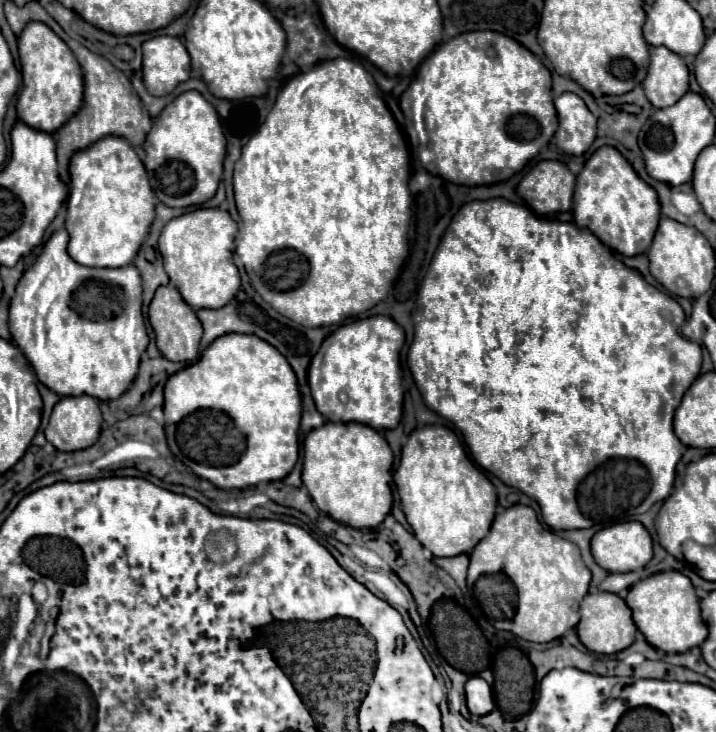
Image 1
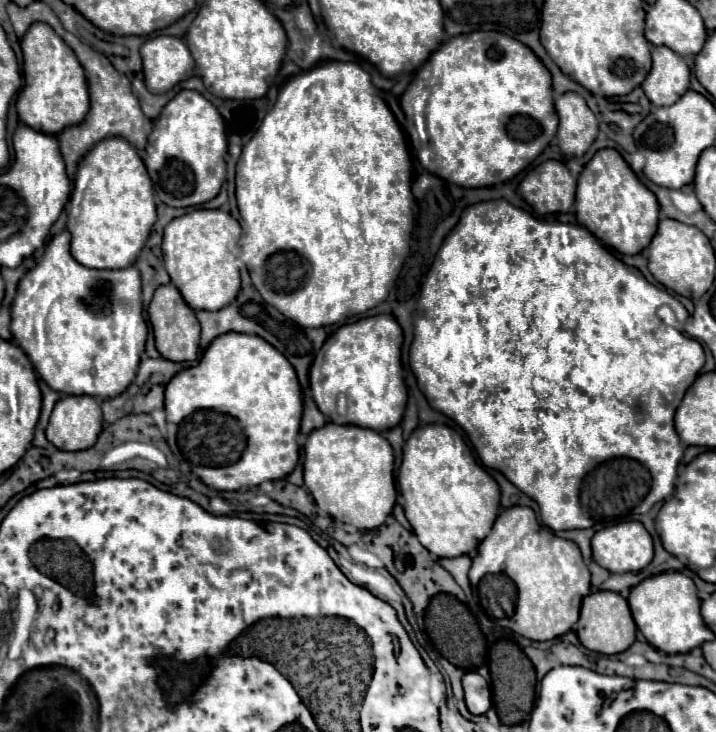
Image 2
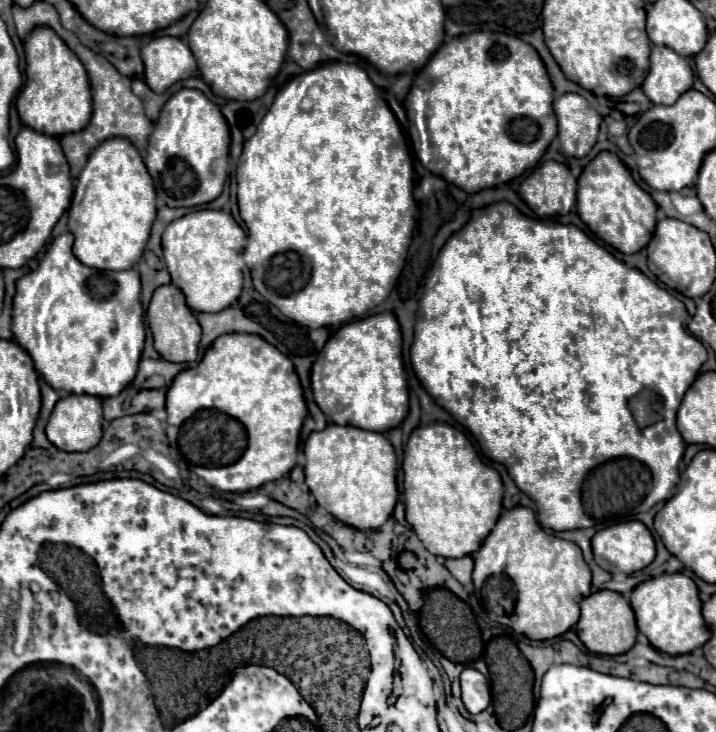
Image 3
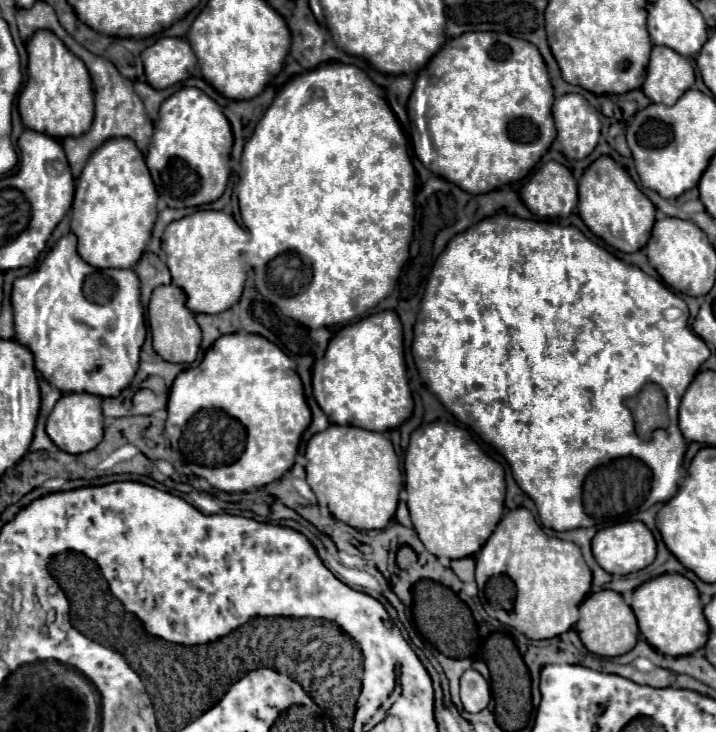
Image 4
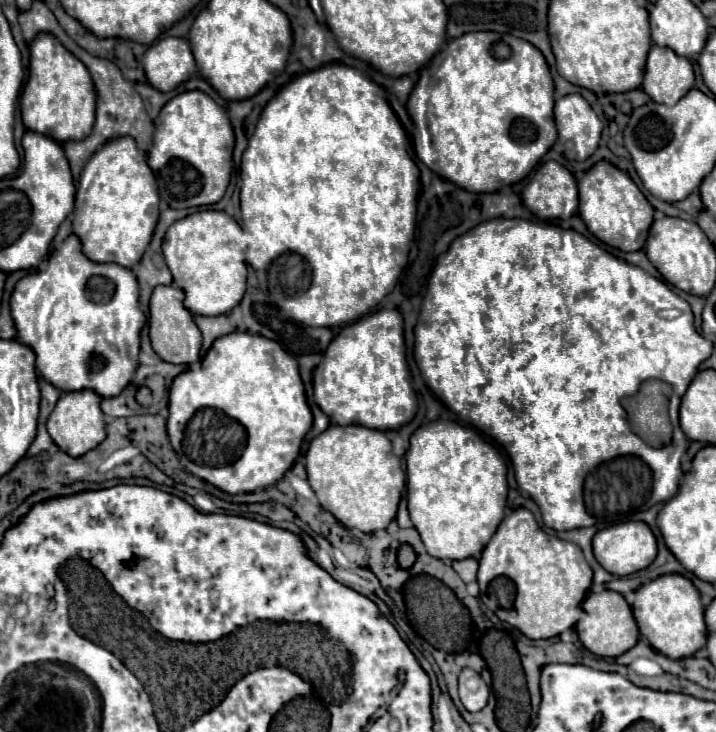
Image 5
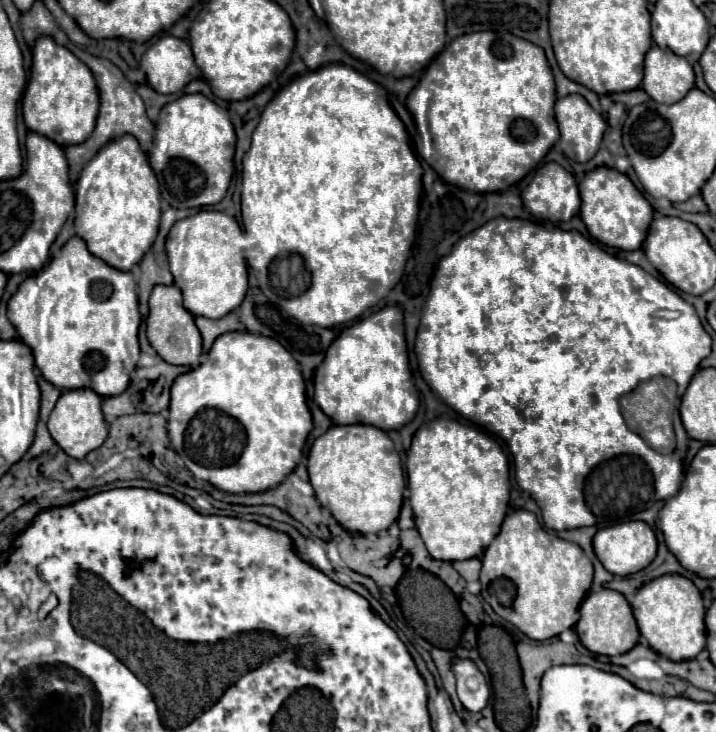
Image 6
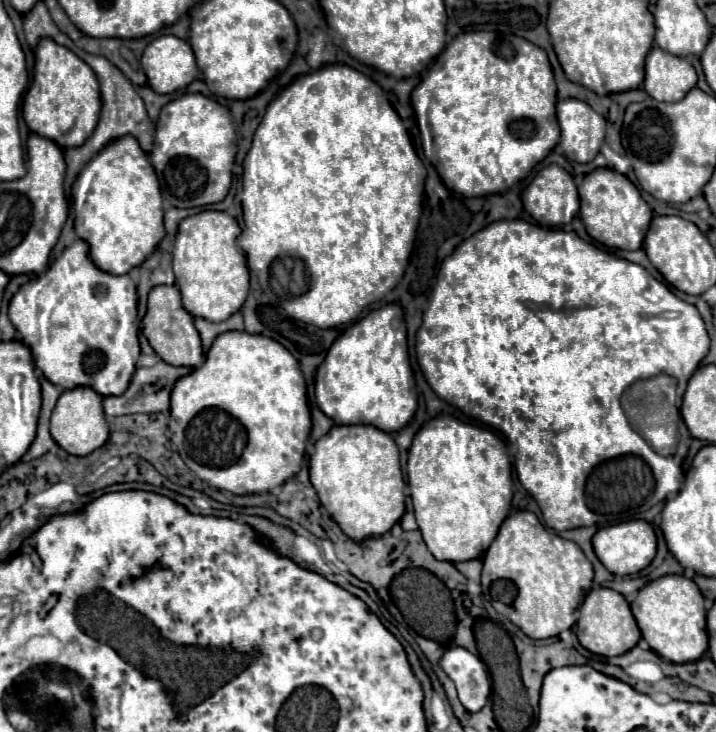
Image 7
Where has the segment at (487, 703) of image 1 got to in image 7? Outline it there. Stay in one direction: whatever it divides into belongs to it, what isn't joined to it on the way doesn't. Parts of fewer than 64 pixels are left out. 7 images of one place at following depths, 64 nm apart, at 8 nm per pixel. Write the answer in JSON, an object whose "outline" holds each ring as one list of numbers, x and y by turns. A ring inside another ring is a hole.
{"outline":[[462,646,444,648,440,666,456,684,458,698,468,712,478,712,490,696,490,678,482,660]]}

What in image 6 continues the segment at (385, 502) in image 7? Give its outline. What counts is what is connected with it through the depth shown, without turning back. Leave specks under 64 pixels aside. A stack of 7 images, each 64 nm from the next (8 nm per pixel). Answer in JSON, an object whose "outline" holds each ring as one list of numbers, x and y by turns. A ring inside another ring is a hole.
{"outline":[[332,426,316,438,308,454,308,474,316,498,350,534,388,530,402,508,404,472,390,436,374,426]]}

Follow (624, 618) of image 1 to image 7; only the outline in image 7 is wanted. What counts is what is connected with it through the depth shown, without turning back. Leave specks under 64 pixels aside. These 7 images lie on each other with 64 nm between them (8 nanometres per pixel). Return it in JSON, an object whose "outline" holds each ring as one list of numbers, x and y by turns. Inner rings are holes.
{"outline":[[610,588,592,590,586,596,586,600,580,608,580,618,576,622,576,636,586,650,590,650,592,654,598,654,598,656,606,656,606,658,628,652,642,638,628,602,624,600,622,594,618,594,616,590,610,590]]}

